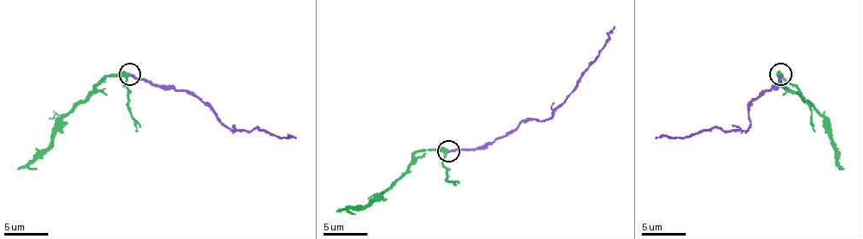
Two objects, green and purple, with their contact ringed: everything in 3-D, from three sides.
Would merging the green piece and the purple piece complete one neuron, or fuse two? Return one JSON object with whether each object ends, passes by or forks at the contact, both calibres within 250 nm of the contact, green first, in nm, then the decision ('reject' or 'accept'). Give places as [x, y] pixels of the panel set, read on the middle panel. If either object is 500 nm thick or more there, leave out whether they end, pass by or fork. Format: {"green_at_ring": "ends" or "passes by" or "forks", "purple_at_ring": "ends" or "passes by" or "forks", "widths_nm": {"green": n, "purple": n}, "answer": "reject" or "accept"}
{"green_at_ring": "passes by", "purple_at_ring": "ends", "widths_nm": {"green": 320, "purple": 200}, "answer": "accept"}

